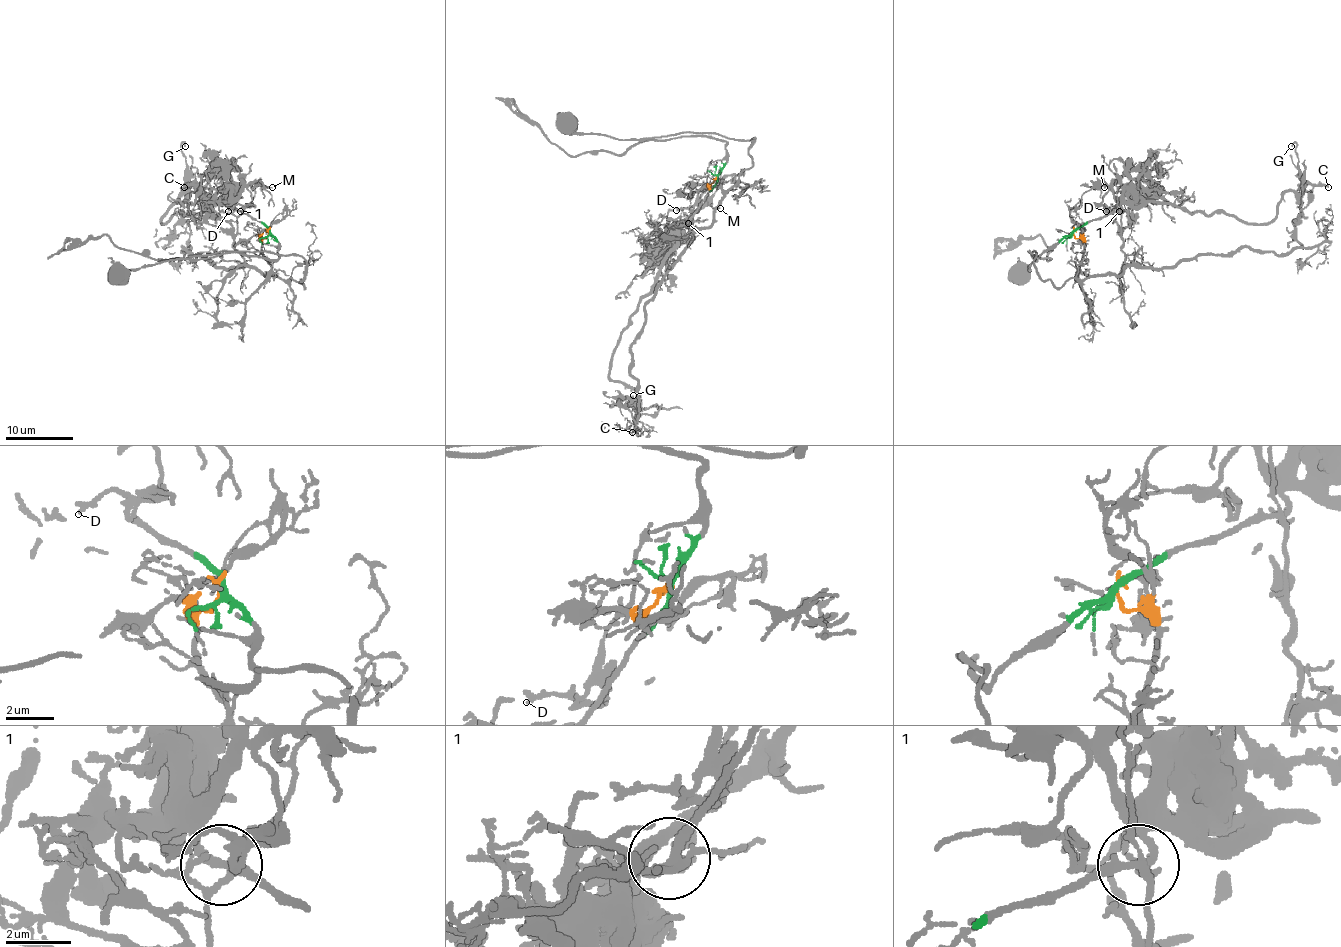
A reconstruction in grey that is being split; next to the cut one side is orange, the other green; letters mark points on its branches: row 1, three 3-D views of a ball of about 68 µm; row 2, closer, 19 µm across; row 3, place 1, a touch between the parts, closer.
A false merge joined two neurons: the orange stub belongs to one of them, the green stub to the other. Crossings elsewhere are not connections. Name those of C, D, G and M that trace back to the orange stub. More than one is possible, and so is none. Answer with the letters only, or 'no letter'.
no letter

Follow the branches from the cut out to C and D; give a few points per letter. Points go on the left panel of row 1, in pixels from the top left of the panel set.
C: (269, 231), (231, 204), (218, 203), (162, 223), (173, 203), (189, 191), (187, 186), (184, 187)
D: (269, 231), (257, 220), (252, 220), (240, 204), (228, 211)

